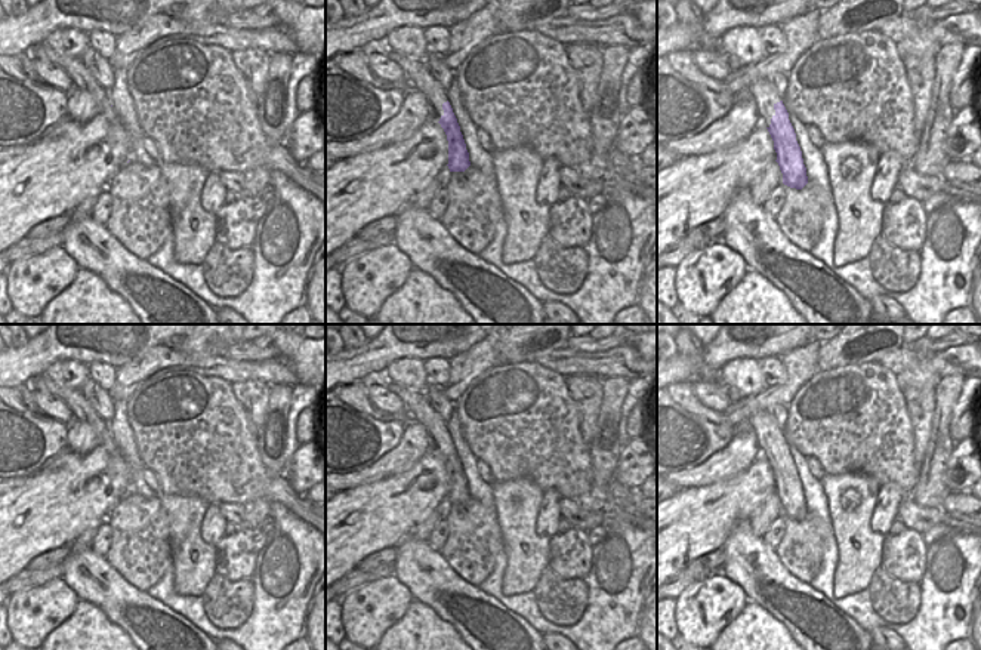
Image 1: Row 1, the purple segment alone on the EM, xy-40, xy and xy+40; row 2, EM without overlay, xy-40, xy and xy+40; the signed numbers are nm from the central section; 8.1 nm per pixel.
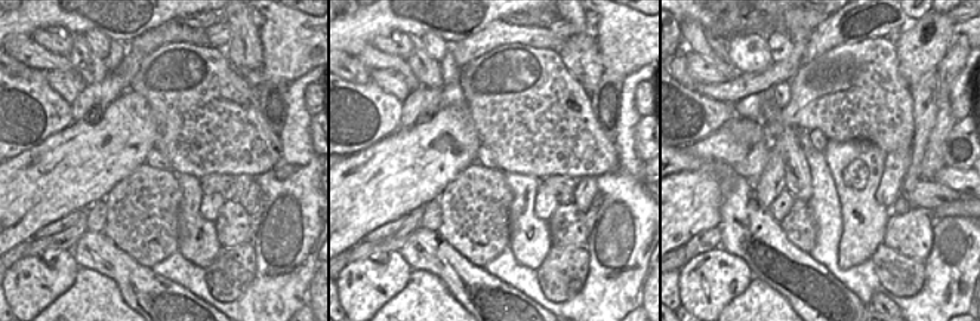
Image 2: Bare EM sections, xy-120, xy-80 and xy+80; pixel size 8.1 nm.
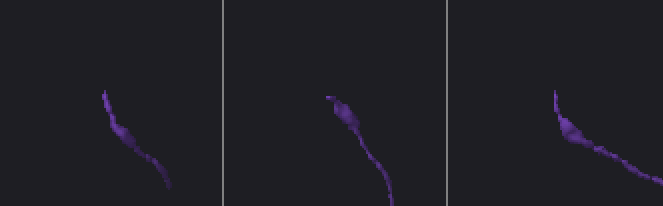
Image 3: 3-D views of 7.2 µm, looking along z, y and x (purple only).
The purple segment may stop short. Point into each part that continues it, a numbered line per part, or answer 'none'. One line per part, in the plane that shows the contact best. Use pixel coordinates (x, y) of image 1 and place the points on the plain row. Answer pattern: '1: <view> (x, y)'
1: xy+40 (762, 424)

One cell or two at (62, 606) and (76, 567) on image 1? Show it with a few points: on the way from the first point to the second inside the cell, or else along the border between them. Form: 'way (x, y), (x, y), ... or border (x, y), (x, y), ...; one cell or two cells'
border (61, 578), (80, 600); two cells

